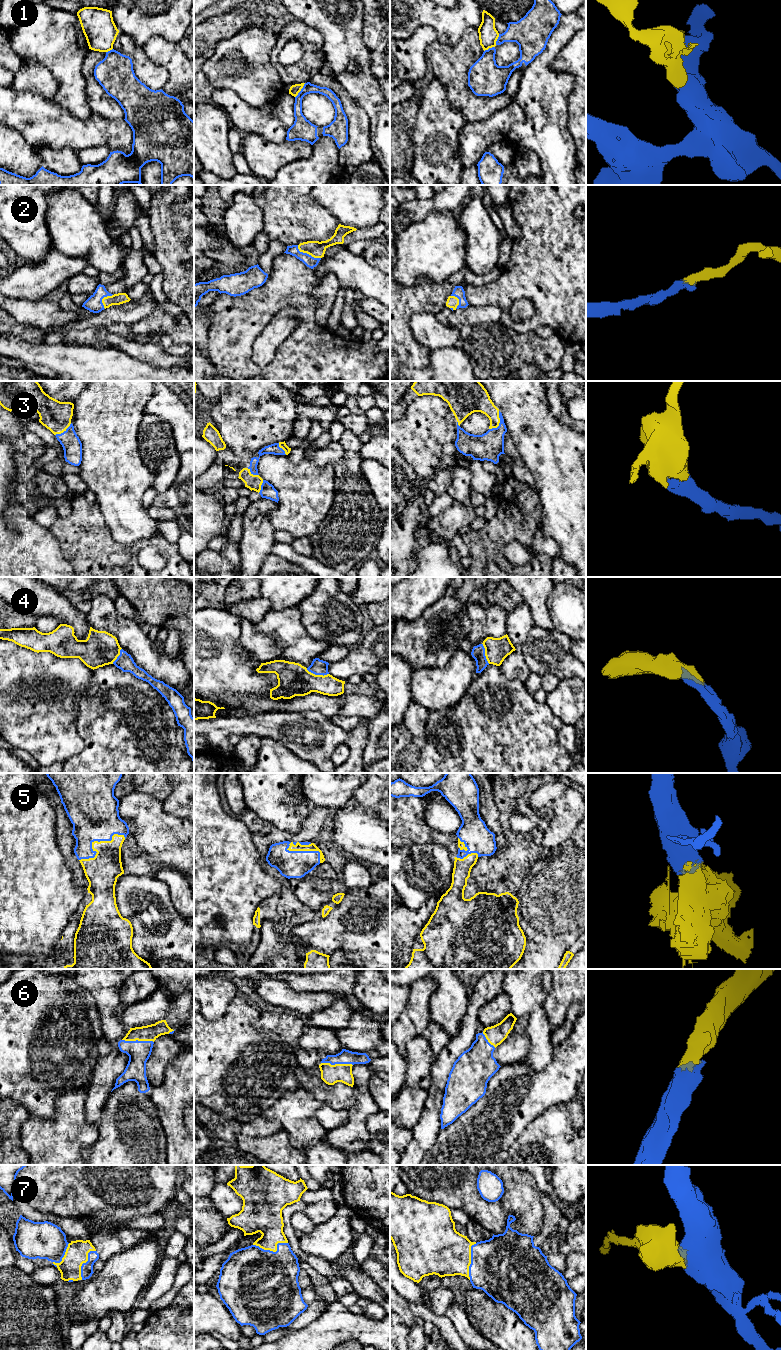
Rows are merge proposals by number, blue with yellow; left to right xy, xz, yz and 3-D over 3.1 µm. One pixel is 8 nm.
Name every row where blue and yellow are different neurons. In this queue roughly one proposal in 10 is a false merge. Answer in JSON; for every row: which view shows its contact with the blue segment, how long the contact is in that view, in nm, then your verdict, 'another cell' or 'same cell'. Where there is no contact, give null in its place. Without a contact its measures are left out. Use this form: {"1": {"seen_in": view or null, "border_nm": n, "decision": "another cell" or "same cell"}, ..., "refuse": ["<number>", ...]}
{"1": {"seen_in": "xz", "border_nm": 150, "decision": "another cell"}, "2": {"seen_in": "xz", "border_nm": 220, "decision": "same cell"}, "3": {"seen_in": "yz", "border_nm": 170, "decision": "same cell"}, "4": {"seen_in": "xz", "border_nm": 190, "decision": "same cell"}, "5": {"seen_in": "xz", "border_nm": 300, "decision": "same cell"}, "6": {"seen_in": "xy", "border_nm": 260, "decision": "same cell"}, "7": {"seen_in": "xz", "border_nm": 280, "decision": "same cell"}, "refuse": ["1"]}

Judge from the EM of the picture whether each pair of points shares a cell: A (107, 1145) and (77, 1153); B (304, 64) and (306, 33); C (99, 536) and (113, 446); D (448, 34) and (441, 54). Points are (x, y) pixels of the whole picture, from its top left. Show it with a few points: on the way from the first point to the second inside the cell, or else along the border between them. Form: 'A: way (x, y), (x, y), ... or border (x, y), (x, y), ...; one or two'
A: border (97, 1128), (97, 1139), (90, 1146), (87, 1154); two
B: way (308, 56), (308, 41); one
C: border (96, 504), (111, 537); two
D: border (464, 31), (461, 39), (452, 46), (437, 42); two

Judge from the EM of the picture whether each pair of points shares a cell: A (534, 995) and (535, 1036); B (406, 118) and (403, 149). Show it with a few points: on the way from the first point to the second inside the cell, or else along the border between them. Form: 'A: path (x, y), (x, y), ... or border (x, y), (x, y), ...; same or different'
A: path (534, 1005), (535, 1026); same
B: path (403, 126), (403, 141); same

